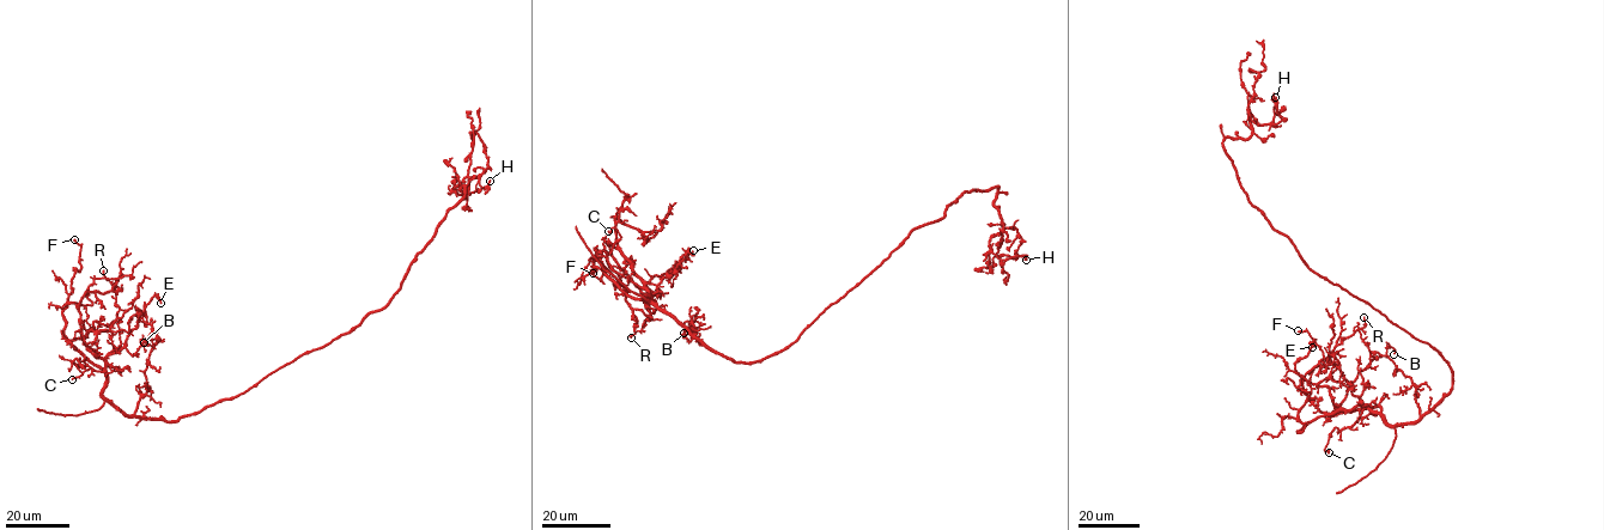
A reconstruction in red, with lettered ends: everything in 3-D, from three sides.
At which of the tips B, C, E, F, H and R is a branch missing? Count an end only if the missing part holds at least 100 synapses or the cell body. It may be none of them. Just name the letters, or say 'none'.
none

